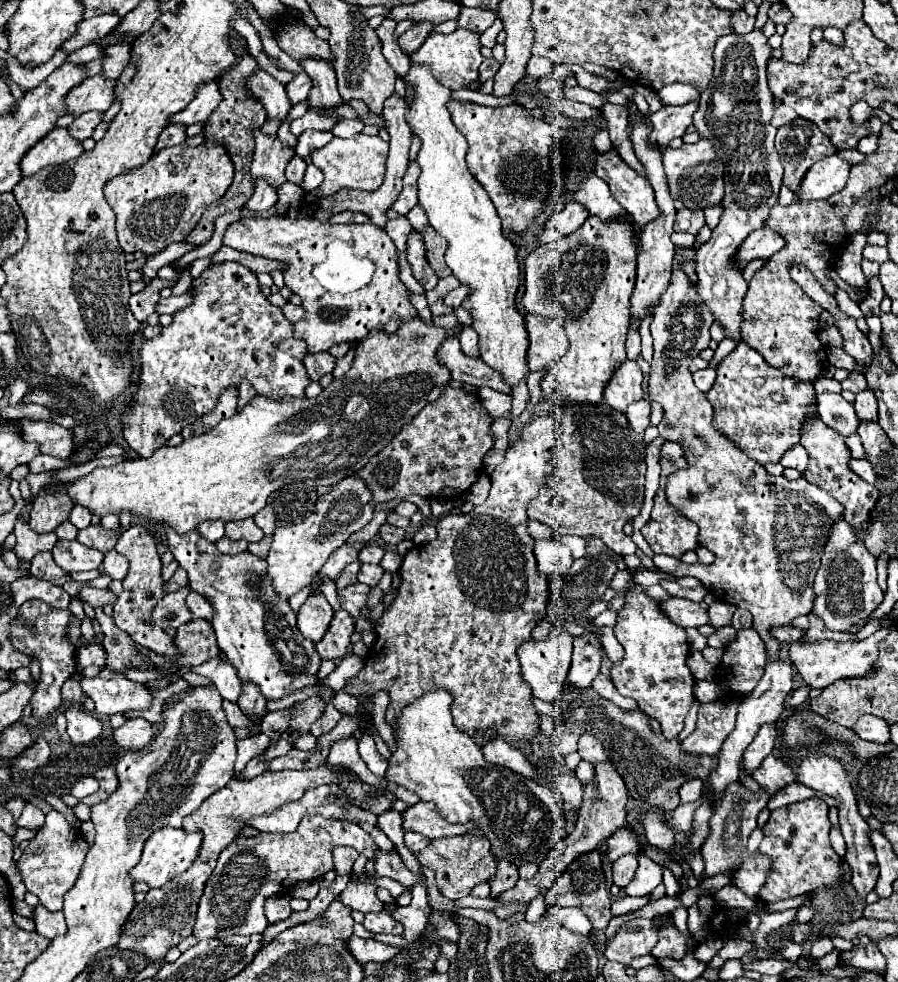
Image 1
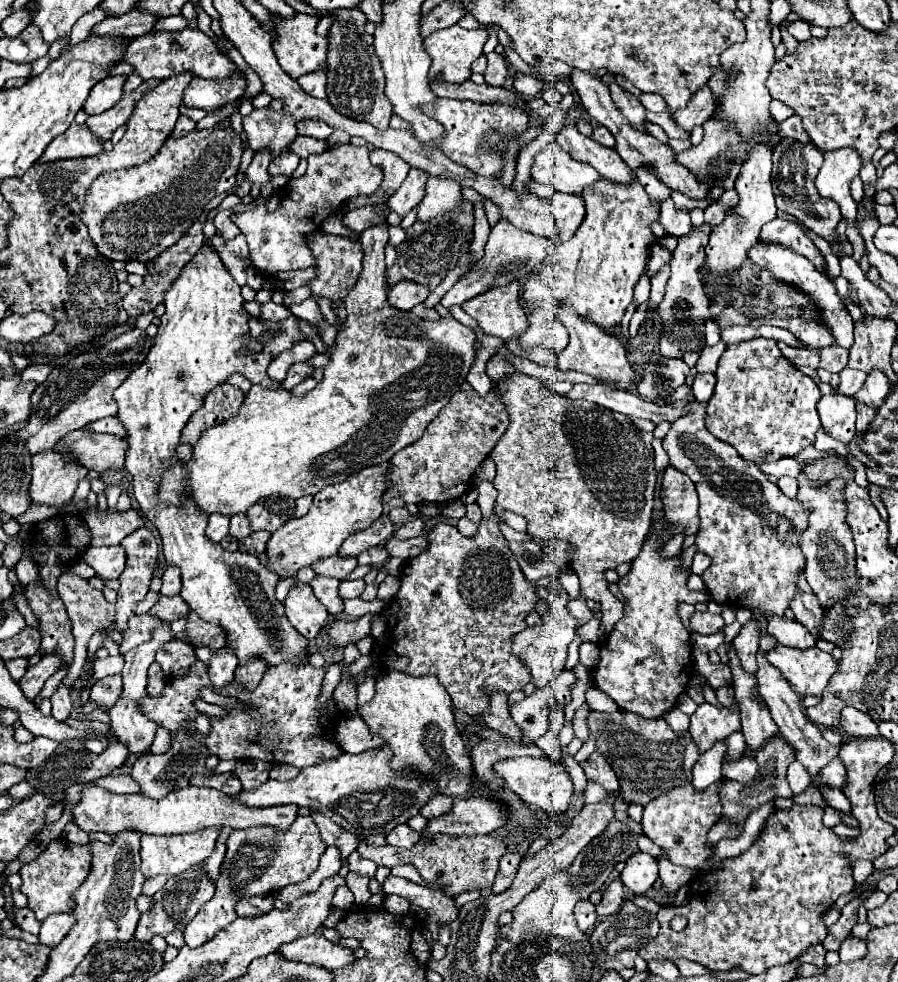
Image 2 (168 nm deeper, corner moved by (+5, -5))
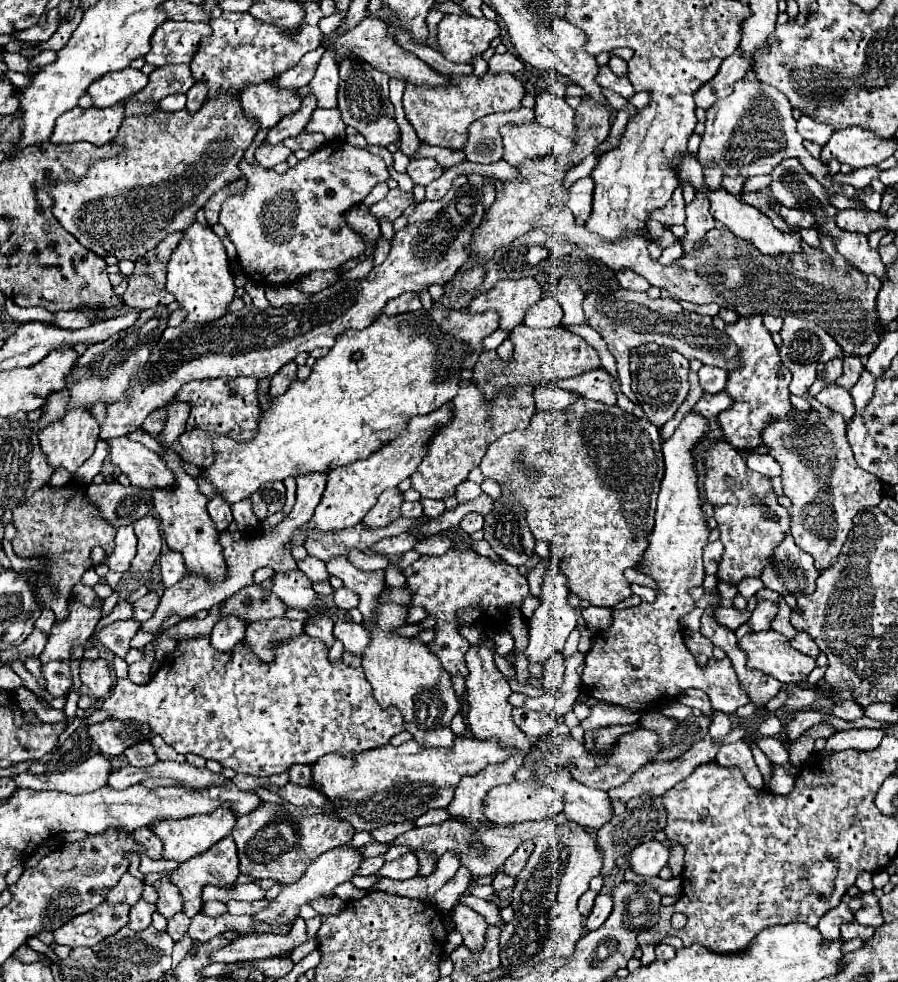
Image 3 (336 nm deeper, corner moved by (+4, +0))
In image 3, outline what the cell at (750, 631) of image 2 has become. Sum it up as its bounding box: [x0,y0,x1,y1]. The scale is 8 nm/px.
[748,600,778,632]

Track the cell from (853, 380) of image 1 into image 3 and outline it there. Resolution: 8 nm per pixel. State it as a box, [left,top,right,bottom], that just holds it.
[836,356,862,390]

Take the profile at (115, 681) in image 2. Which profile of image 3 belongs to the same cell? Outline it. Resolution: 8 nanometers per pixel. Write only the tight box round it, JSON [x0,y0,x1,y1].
[96,634,404,778]

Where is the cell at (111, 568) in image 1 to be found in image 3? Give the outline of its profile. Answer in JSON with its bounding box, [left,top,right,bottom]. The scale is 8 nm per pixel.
[106,526,136,572]

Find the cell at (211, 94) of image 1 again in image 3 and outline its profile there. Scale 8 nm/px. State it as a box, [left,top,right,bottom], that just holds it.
[190,4,322,98]

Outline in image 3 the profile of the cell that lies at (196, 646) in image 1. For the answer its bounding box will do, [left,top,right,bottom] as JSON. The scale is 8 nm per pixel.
[222,584,288,624]

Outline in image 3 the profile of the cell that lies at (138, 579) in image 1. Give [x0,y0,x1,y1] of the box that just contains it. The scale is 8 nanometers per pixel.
[130,516,162,572]

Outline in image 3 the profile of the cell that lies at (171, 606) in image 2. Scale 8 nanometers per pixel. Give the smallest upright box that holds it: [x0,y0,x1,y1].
[132,592,160,622]

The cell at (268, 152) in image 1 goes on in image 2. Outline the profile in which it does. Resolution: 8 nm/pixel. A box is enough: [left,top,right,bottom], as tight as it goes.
[243,109,297,159]

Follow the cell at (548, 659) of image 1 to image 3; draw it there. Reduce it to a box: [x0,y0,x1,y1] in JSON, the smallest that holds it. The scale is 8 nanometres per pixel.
[526,558,578,664]

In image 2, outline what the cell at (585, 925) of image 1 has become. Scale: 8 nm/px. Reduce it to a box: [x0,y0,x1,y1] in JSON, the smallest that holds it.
[573,901,597,933]

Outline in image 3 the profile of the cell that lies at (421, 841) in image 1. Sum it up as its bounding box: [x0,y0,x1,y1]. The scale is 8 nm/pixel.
[372,820,414,842]

